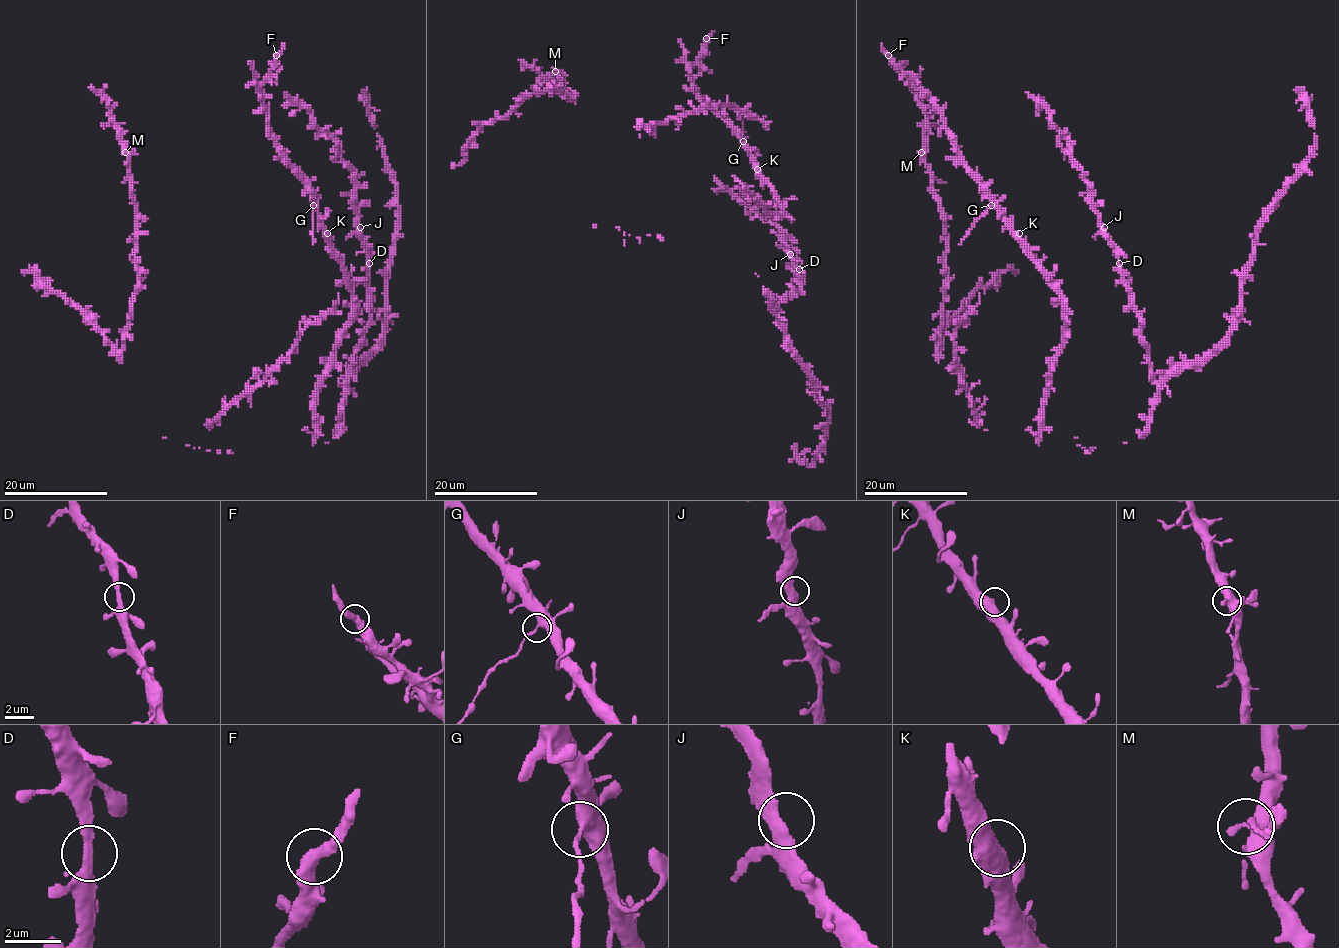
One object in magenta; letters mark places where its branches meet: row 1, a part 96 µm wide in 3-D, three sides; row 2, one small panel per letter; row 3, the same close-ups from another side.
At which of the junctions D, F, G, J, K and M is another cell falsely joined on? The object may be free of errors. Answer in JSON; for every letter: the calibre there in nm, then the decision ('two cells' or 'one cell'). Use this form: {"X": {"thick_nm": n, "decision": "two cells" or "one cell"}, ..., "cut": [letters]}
{"D": {"thick_nm": 300, "decision": "one cell"}, "F": {"thick_nm": 440, "decision": "one cell"}, "G": {"thick_nm": 400, "decision": "two cells"}, "J": {"thick_nm": 440, "decision": "one cell"}, "K": {"thick_nm": 500, "decision": "one cell"}, "M": {"thick_nm": 400, "decision": "one cell"}, "cut": ["G"]}

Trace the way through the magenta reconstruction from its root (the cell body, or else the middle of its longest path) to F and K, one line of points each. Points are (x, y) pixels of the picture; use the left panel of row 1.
F: (317, 209), (315, 195), (297, 173), (268, 125), (268, 111), (262, 98), (260, 84), (276, 56)
K: (317, 209), (318, 222), (327, 233)

